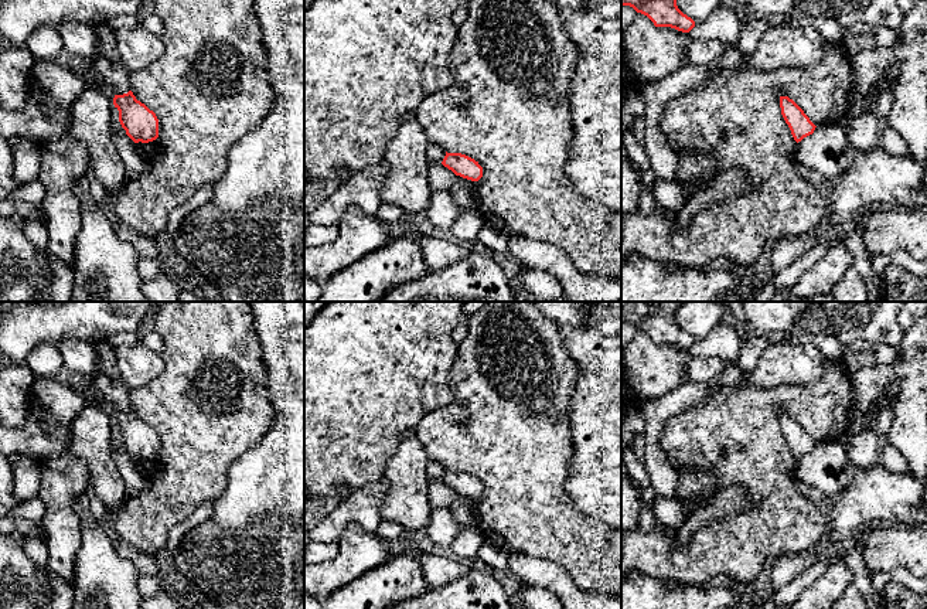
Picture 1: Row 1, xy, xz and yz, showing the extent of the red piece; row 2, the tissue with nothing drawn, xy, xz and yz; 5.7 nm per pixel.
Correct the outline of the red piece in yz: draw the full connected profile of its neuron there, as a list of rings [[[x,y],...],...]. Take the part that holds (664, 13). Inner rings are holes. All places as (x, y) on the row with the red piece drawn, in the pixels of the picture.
[[[621,0],[621,6],[647,16],[655,27],[671,27],[682,33],[695,27],[695,21],[678,8],[676,0]]]

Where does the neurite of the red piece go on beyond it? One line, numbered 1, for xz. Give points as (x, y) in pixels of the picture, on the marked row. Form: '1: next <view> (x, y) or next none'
1: next none

